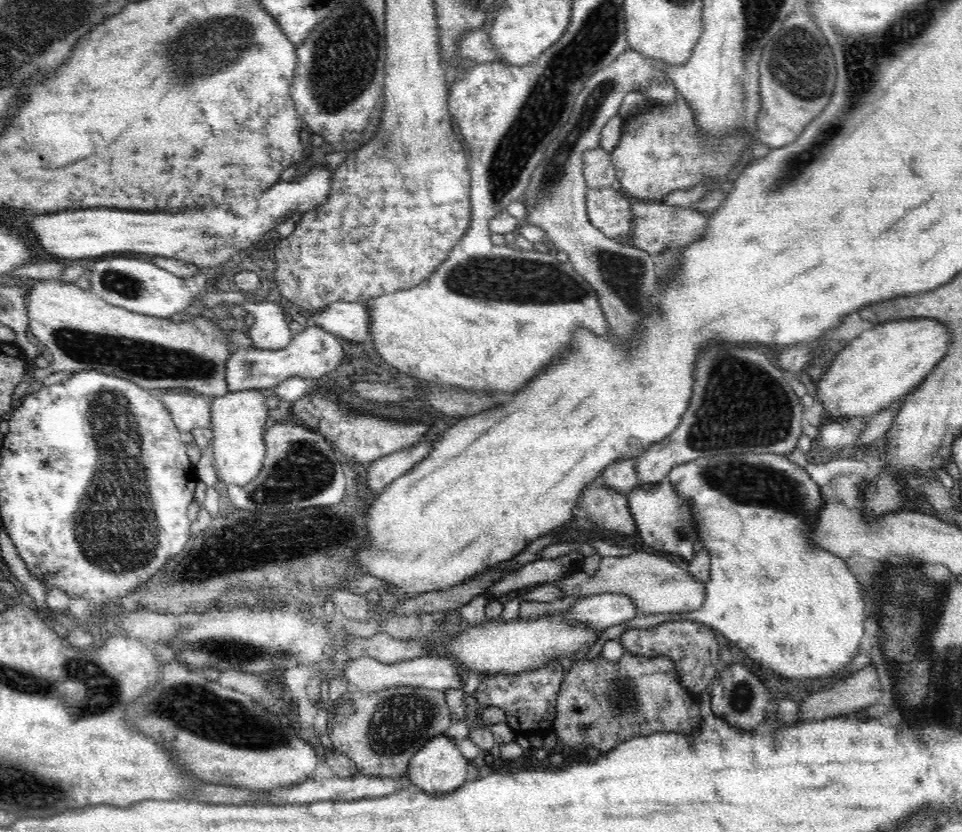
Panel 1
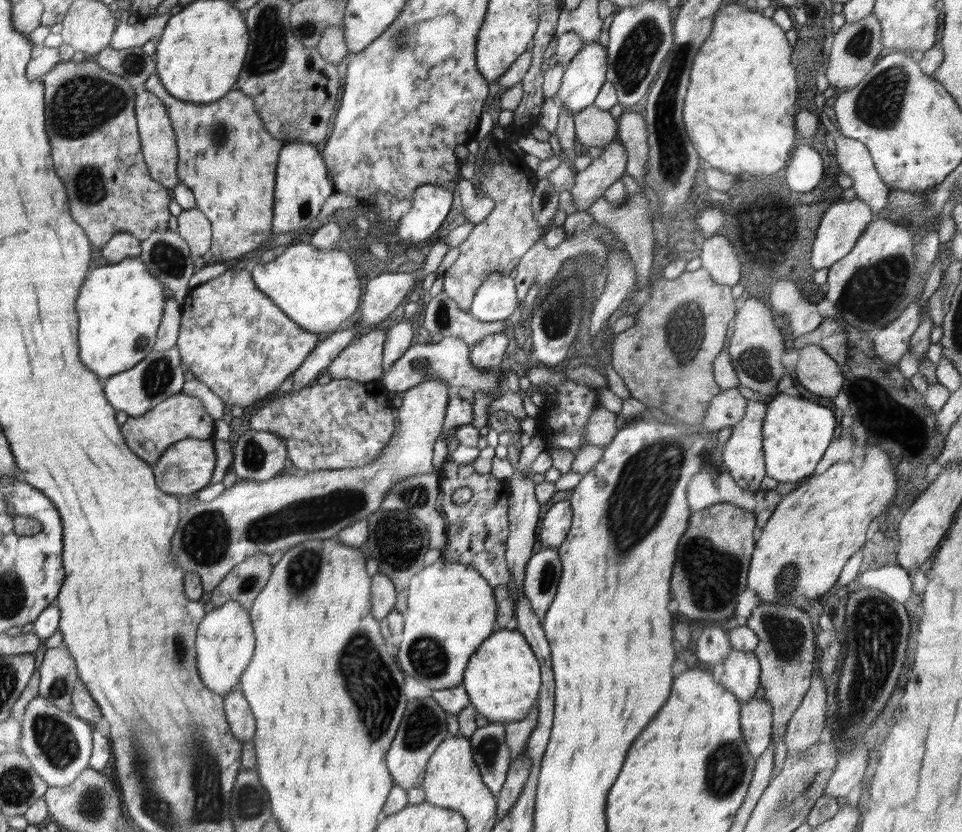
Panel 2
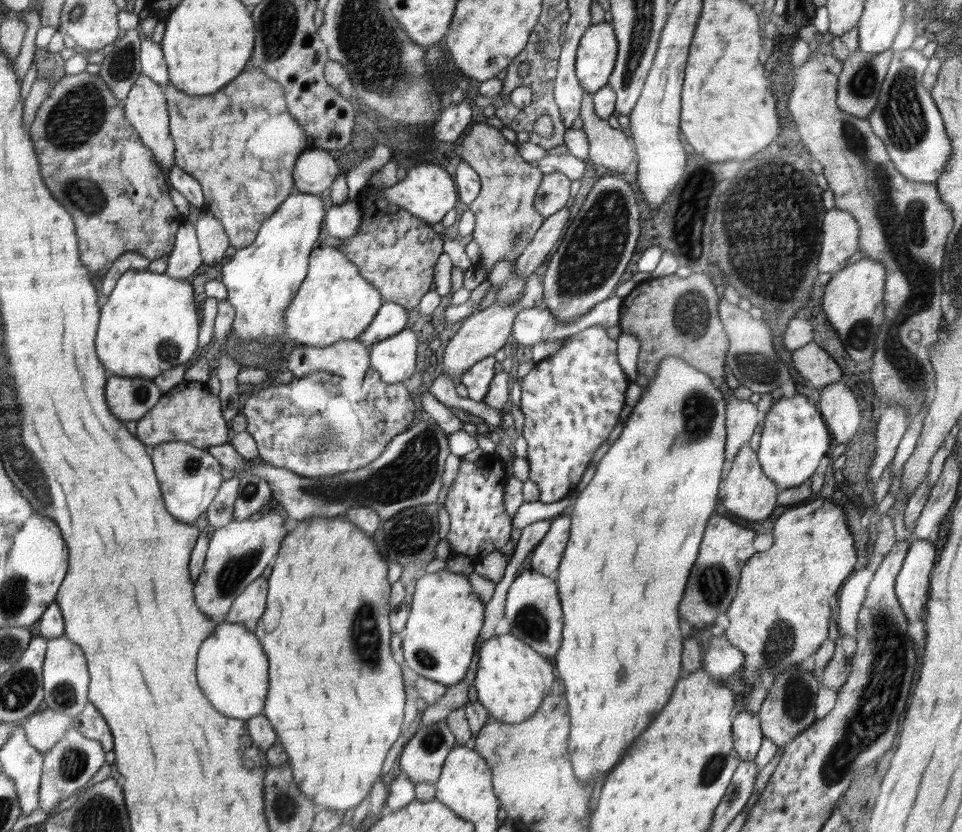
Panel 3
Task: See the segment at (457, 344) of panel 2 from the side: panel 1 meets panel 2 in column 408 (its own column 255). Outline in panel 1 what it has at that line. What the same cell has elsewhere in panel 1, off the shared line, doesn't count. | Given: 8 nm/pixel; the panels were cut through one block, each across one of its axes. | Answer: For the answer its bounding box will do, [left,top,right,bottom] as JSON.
[226,324,344,392]

